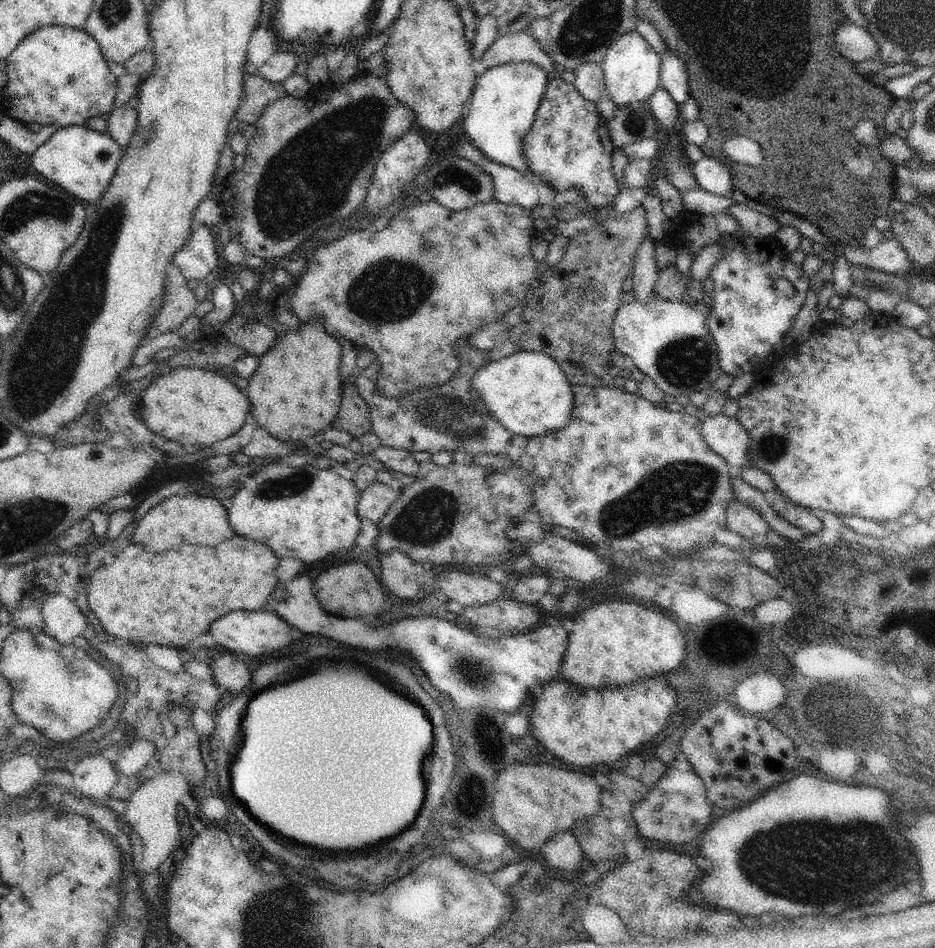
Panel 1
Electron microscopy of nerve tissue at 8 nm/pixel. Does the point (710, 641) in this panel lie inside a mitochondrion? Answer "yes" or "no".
no

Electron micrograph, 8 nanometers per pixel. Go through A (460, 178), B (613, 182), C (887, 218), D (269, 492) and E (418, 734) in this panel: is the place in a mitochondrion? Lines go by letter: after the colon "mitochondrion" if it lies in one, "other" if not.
A: mitochondrion
B: other
C: other
D: mitochondrion
E: other

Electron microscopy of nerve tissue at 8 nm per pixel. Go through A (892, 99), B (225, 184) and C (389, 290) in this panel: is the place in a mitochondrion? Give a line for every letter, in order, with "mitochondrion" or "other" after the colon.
A: other
B: other
C: mitochondrion

